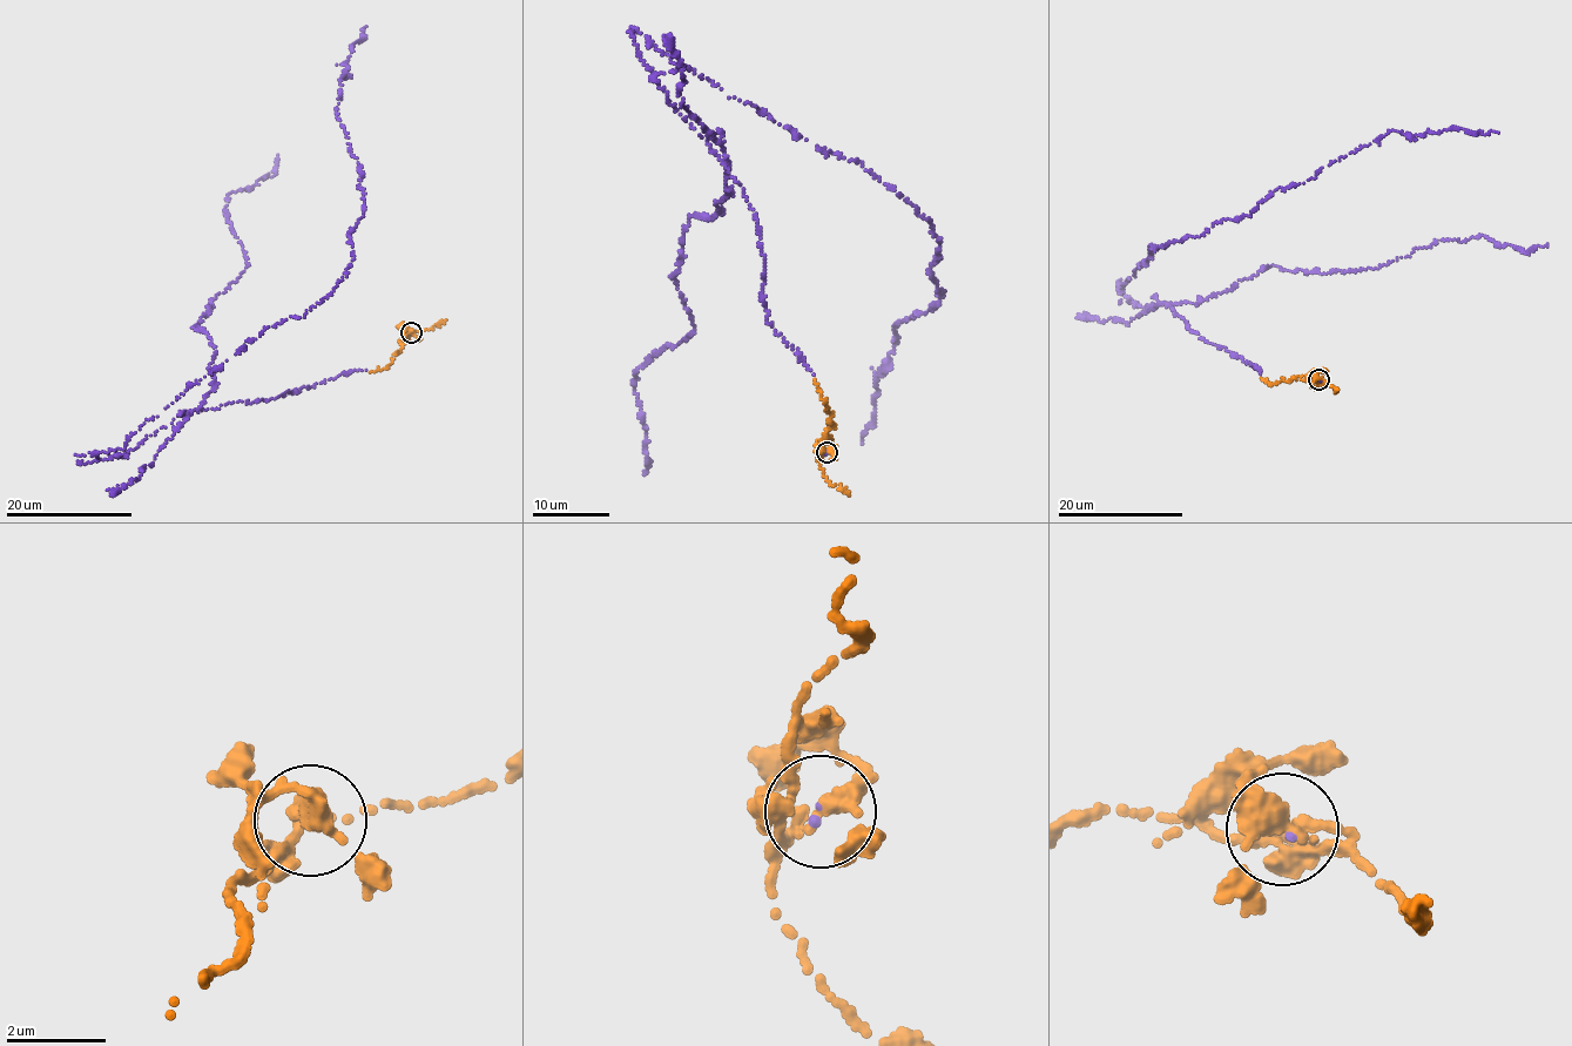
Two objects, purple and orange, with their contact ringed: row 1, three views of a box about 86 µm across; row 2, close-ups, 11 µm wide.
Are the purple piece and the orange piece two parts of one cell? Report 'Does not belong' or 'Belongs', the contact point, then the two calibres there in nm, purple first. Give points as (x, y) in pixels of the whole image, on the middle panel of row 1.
Belongs. Place: (827, 452). Thickness 110 nm (purple) against 300 nm

